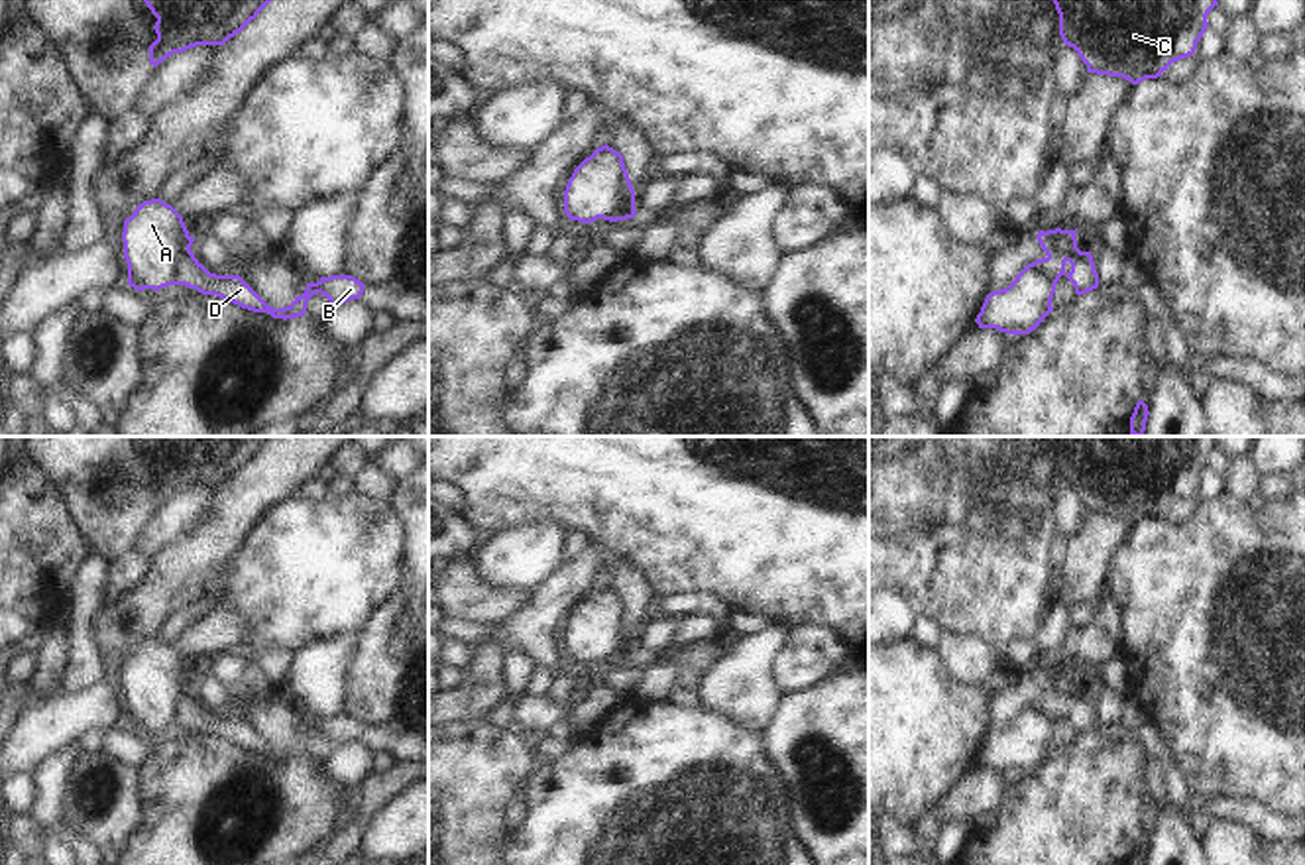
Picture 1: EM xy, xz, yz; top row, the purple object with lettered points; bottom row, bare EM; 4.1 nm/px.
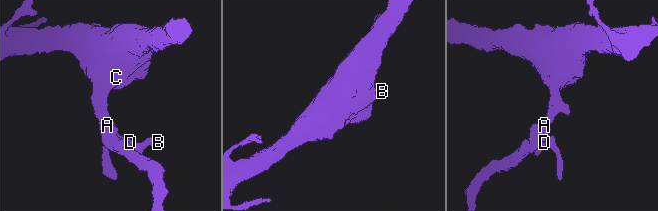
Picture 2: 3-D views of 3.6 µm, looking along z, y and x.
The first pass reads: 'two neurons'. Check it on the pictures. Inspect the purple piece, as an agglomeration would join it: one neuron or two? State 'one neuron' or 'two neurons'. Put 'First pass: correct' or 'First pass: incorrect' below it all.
two neurons
First pass: correct

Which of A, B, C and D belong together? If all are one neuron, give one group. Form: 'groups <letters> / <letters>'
groups A C / B D

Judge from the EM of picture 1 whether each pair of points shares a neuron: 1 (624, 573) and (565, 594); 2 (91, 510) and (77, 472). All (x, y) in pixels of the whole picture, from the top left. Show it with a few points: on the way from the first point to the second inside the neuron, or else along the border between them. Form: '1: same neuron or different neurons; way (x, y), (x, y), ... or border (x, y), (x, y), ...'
1: different neurons; border (620, 559), (606, 582)
2: same neuron; way (91, 500), (87, 482)

